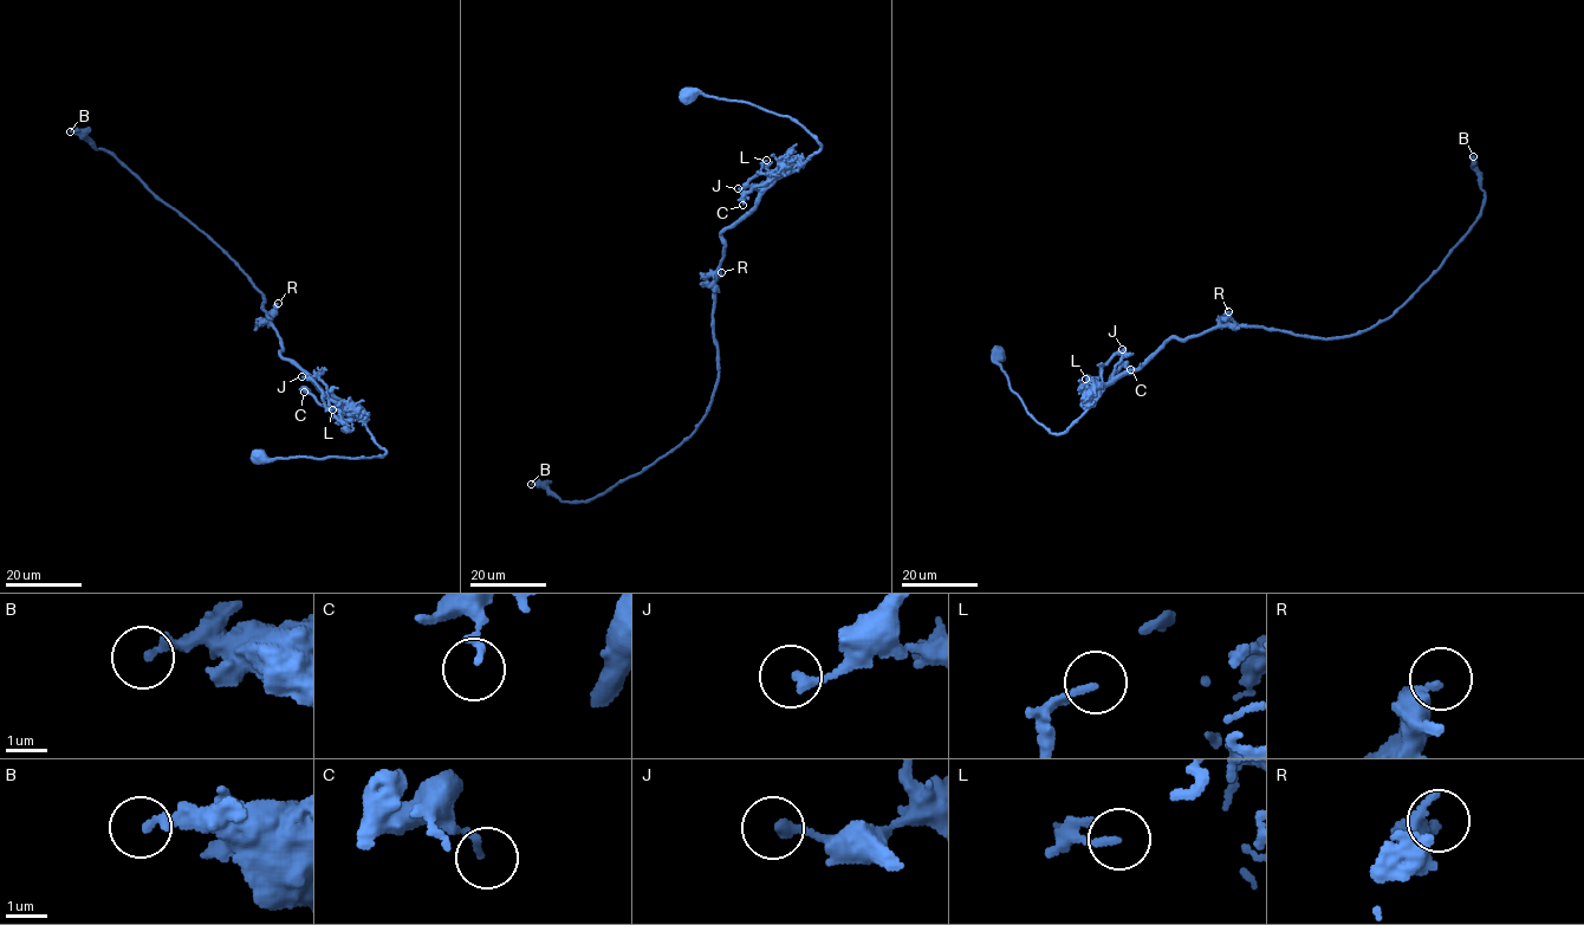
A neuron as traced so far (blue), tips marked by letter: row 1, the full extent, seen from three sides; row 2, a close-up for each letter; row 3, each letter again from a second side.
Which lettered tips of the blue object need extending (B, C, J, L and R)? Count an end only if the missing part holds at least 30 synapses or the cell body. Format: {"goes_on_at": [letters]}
{"goes_on_at": []}

